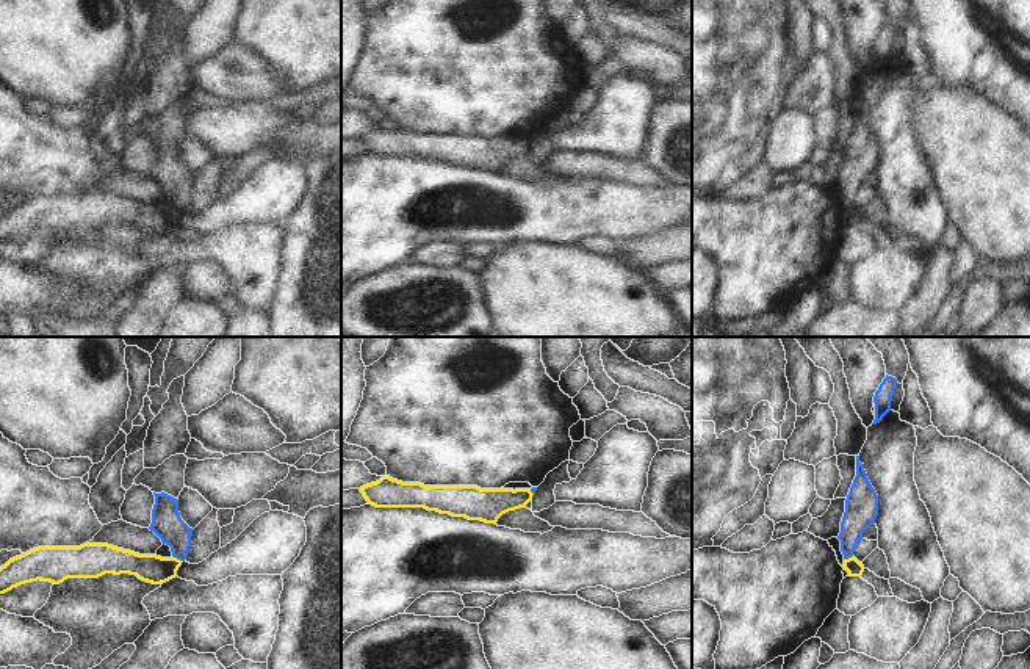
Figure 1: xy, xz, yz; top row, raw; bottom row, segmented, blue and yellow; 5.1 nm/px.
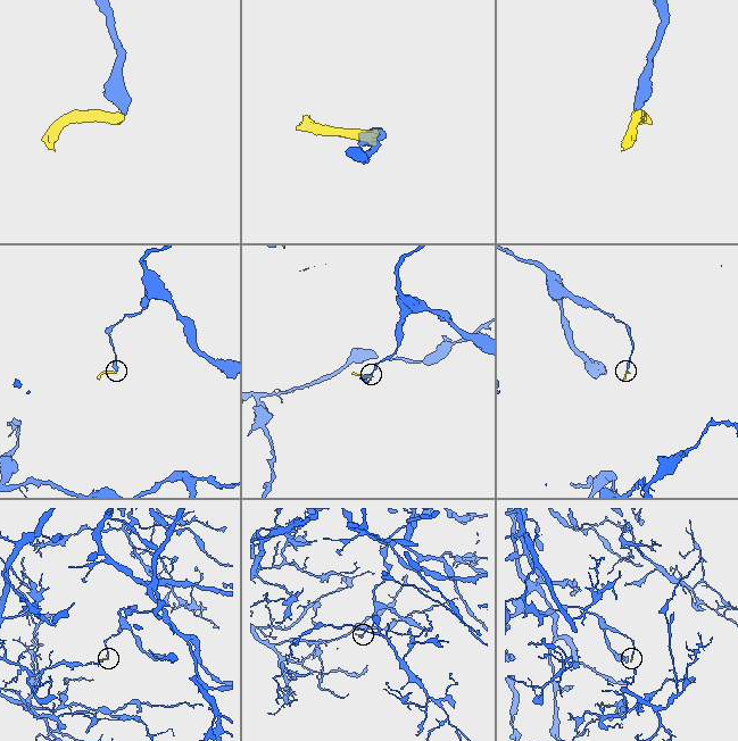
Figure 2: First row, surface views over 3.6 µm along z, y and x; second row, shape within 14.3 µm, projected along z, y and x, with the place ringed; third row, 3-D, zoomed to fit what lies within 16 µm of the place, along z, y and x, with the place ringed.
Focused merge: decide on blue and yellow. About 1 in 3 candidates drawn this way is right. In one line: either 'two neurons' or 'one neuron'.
two neurons

